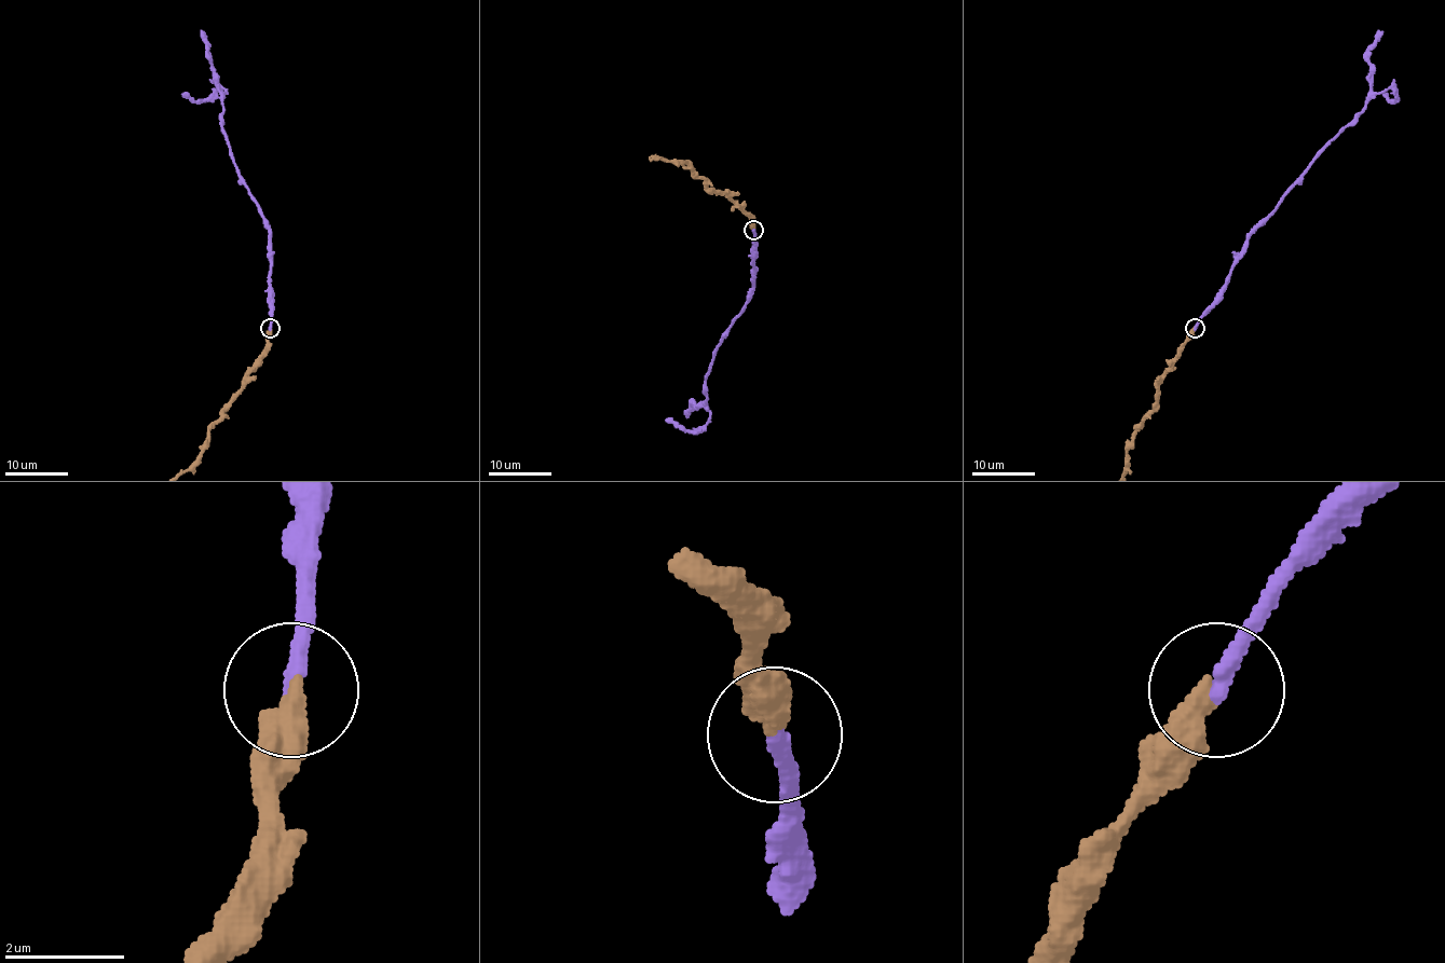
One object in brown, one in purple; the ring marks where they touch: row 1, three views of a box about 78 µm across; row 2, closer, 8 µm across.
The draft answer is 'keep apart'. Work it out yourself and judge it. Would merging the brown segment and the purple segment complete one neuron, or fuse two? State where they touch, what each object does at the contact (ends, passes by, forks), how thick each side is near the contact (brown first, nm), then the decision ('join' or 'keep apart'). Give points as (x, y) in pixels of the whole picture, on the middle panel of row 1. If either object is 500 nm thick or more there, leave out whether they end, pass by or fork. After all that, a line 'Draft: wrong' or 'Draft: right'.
place (753, 230); brown ends; purple ends; calibres 480 and 280 nm; join
Draft: wrong

